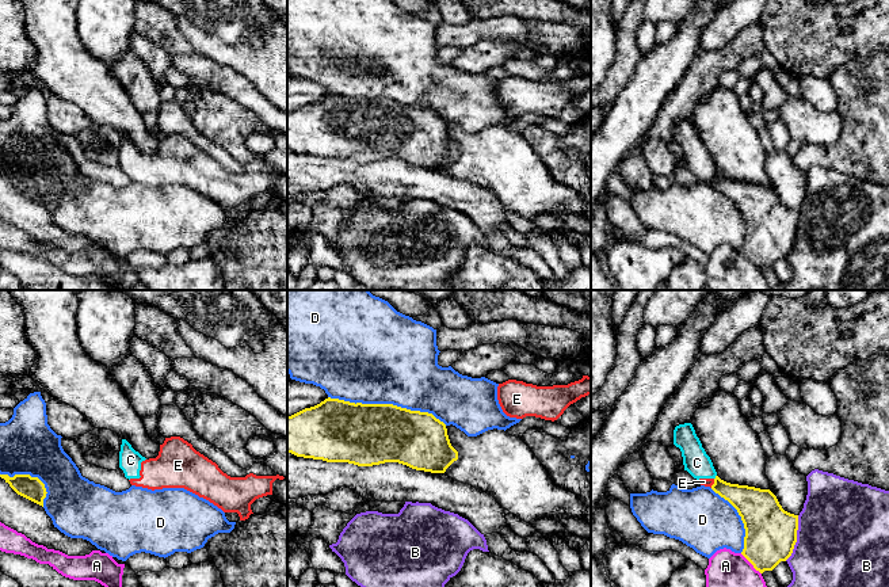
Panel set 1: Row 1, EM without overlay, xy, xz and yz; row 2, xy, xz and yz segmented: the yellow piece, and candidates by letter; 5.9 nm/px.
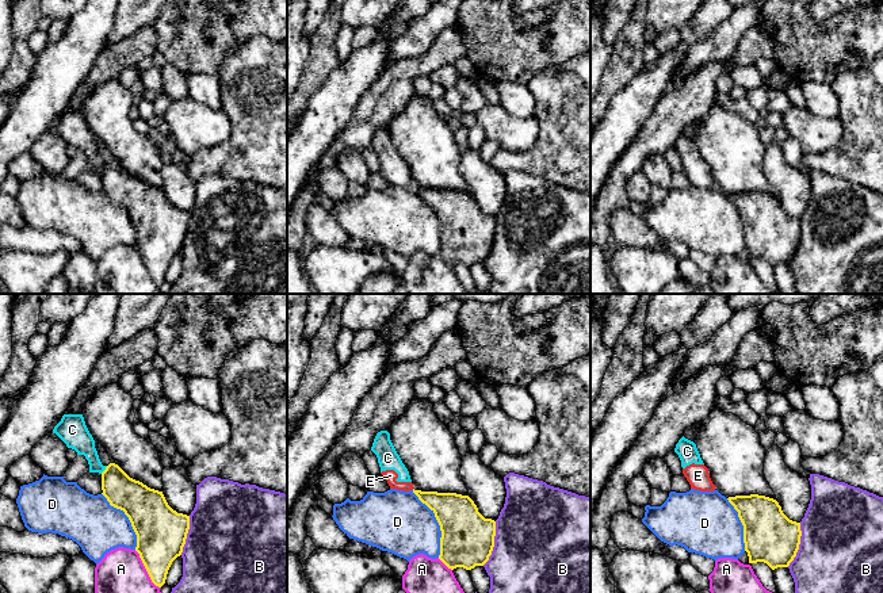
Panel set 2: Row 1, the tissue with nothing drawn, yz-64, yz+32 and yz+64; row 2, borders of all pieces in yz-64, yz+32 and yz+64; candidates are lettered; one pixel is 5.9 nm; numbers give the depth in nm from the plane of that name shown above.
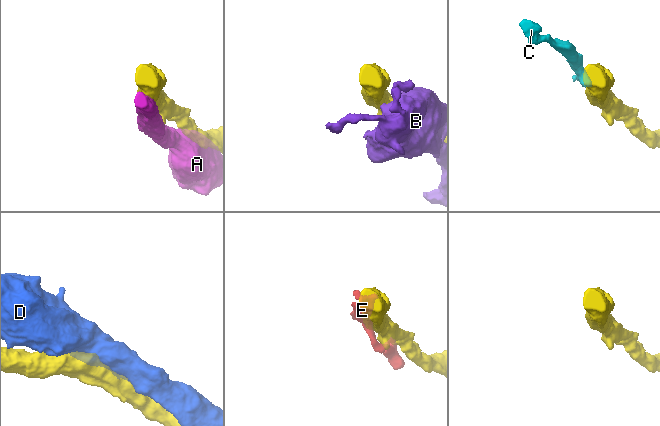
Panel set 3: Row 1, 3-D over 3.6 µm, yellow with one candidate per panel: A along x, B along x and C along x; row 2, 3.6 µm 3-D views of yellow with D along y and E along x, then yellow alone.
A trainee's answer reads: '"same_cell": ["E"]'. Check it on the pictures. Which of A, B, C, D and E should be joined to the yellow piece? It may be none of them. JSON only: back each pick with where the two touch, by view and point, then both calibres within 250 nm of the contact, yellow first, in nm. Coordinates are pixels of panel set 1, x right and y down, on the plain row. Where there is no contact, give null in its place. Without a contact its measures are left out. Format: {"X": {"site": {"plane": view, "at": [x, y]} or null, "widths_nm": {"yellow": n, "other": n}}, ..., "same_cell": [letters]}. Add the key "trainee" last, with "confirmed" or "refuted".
{"same_cell": [], "trainee": "refuted"}

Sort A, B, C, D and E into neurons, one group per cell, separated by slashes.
A / B / C E / D

